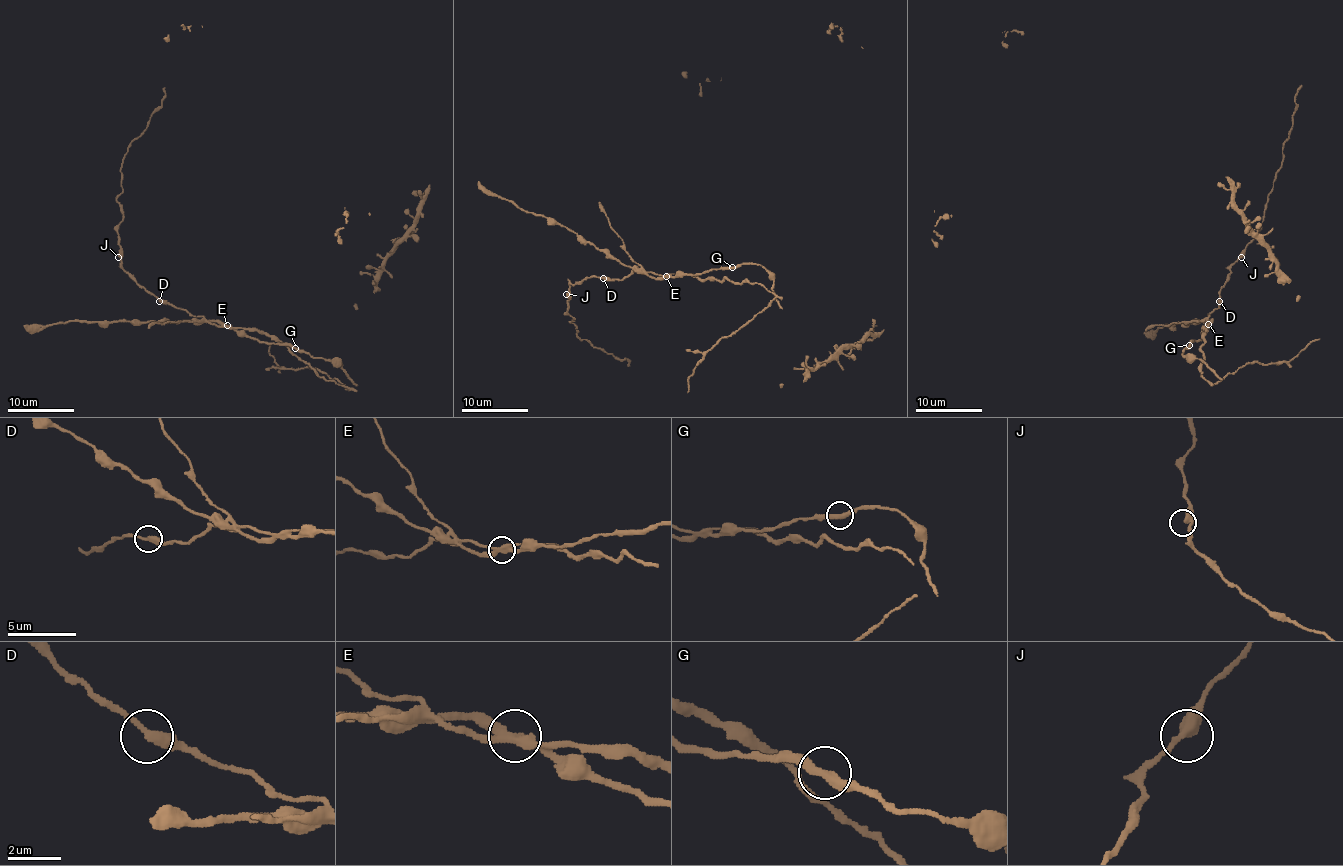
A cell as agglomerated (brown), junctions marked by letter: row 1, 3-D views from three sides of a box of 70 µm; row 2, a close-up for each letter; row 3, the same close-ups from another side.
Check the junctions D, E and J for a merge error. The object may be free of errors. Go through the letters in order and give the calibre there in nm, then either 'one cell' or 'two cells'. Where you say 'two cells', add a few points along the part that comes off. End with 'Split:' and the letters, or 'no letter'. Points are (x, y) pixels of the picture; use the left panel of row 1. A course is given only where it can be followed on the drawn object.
D: 320 nm | one cell
E: 320 nm | two cells | (226, 325), (90, 321), (23, 325)
J: 380 nm | one cell
Split: E

